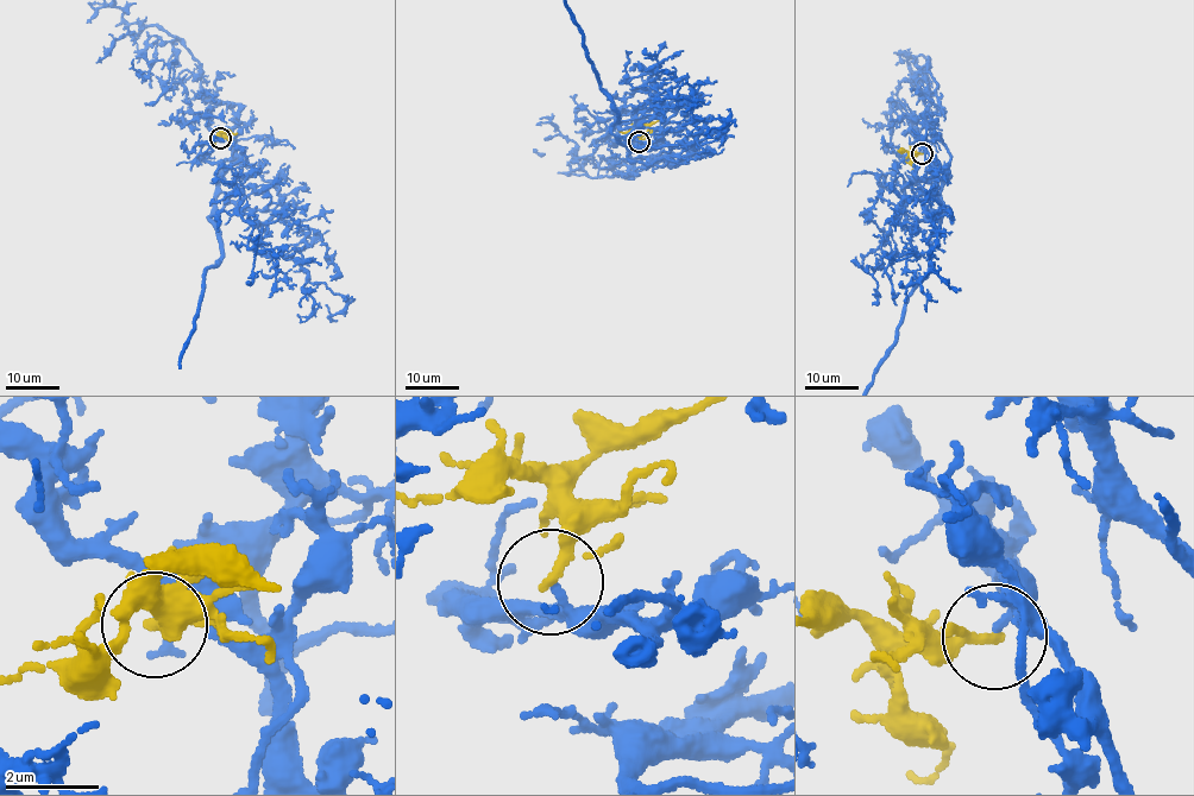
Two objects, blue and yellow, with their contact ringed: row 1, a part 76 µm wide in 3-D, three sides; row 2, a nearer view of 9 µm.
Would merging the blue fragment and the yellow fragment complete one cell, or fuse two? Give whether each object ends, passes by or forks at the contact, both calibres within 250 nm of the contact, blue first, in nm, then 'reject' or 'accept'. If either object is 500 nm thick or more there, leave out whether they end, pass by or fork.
blue ends; yellow passes by; calibres 200 and 160 nm; accept

